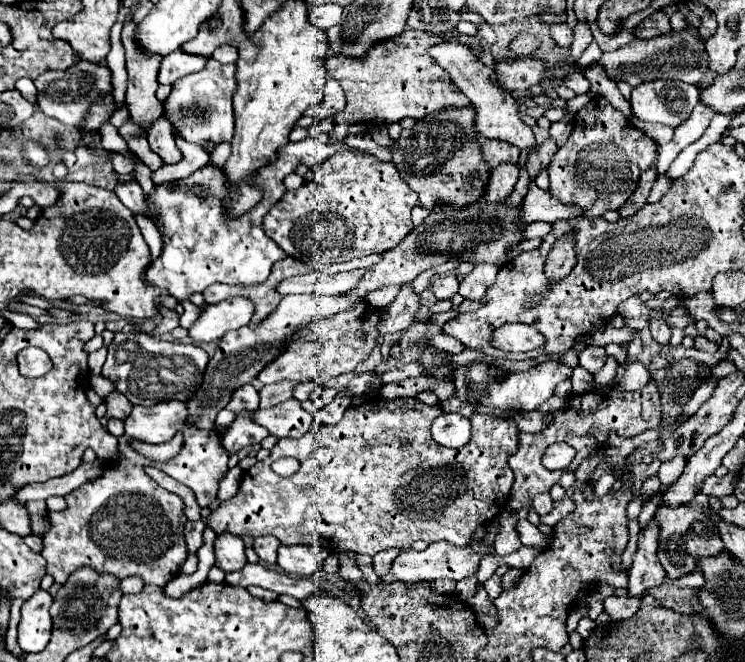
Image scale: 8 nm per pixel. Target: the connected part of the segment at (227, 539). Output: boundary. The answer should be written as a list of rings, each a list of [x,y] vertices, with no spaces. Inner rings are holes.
[[[222,533],[216,537],[214,555],[216,555],[216,565],[224,569],[226,573],[240,571],[240,567],[246,565],[244,541],[242,537],[232,535],[232,533]]]

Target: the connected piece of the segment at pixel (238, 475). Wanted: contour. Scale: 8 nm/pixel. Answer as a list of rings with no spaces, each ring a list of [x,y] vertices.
[[[239,465],[229,469],[226,476],[219,483],[217,498],[221,502],[227,501],[236,495],[243,475],[244,471]]]

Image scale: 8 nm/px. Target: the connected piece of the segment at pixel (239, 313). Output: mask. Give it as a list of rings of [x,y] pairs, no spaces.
[[[230,297],[216,305],[208,305],[206,311],[190,327],[194,341],[220,341],[228,331],[248,325],[254,315],[254,303],[246,297]]]

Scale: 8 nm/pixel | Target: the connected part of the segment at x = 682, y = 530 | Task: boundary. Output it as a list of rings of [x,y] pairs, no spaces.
[[[662,507],[662,511],[658,511],[658,519],[662,519],[658,559],[668,579],[672,581],[694,573],[698,569],[698,559],[716,557],[724,551],[718,527],[712,523],[712,519],[708,519],[706,513],[702,513],[696,507],[676,507],[674,511],[670,511],[670,507]]]

